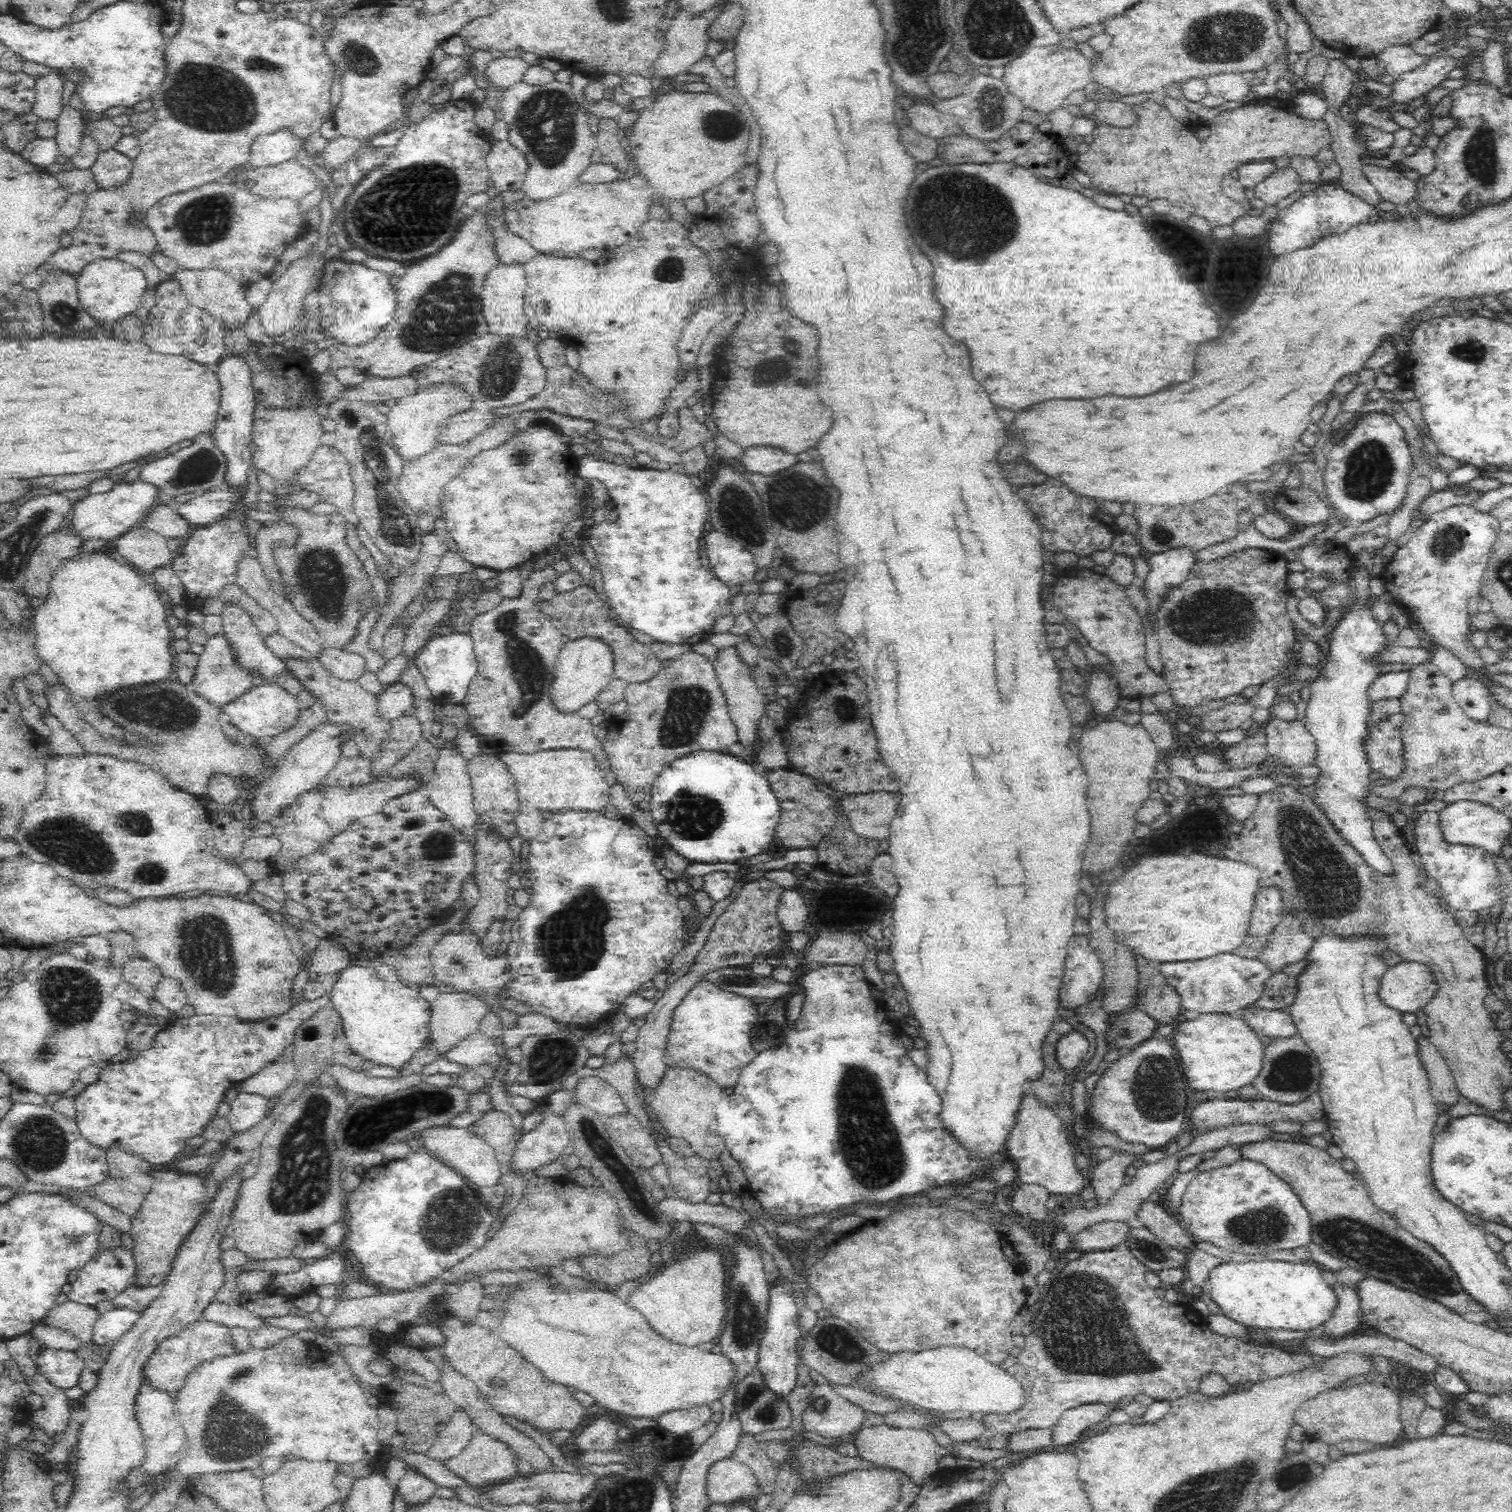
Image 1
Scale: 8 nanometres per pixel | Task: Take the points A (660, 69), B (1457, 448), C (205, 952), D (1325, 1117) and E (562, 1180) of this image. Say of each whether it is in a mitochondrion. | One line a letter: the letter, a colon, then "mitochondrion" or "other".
A: other
B: other
C: mitochondrion
D: other
E: other

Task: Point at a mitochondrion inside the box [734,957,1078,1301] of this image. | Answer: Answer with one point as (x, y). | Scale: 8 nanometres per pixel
(865, 1134)

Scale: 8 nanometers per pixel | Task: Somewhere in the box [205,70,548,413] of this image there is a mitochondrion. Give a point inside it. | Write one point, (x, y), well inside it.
(389, 208)

